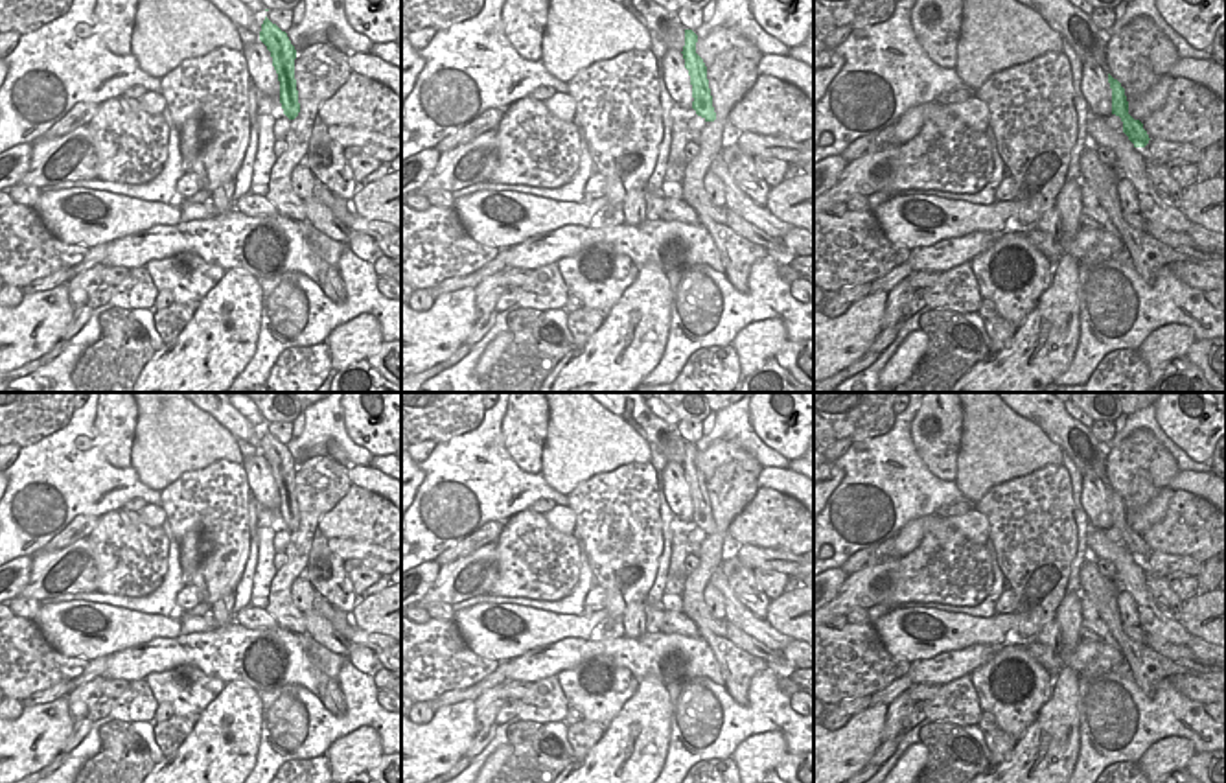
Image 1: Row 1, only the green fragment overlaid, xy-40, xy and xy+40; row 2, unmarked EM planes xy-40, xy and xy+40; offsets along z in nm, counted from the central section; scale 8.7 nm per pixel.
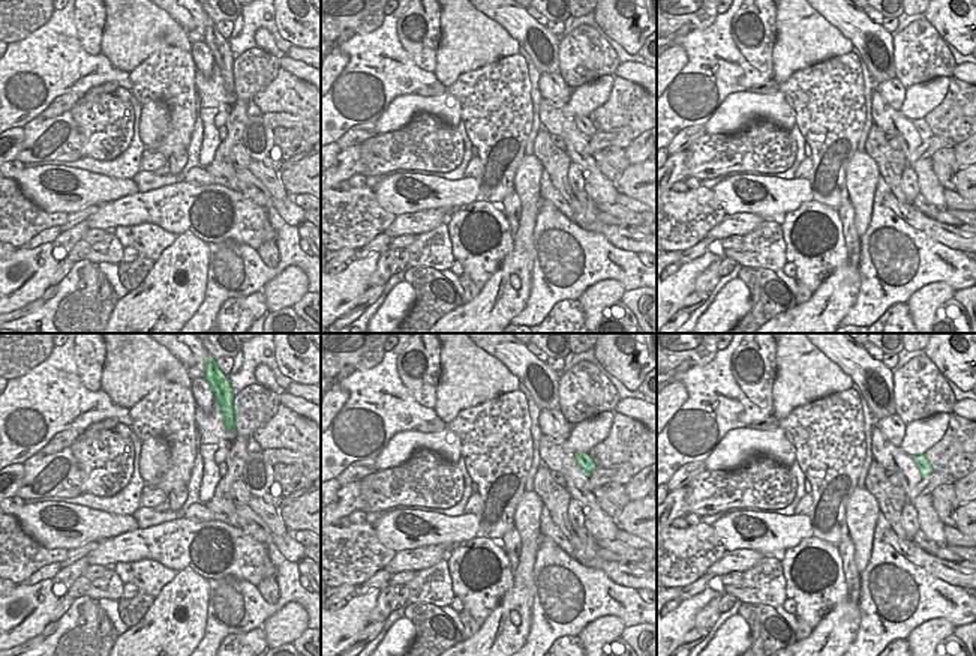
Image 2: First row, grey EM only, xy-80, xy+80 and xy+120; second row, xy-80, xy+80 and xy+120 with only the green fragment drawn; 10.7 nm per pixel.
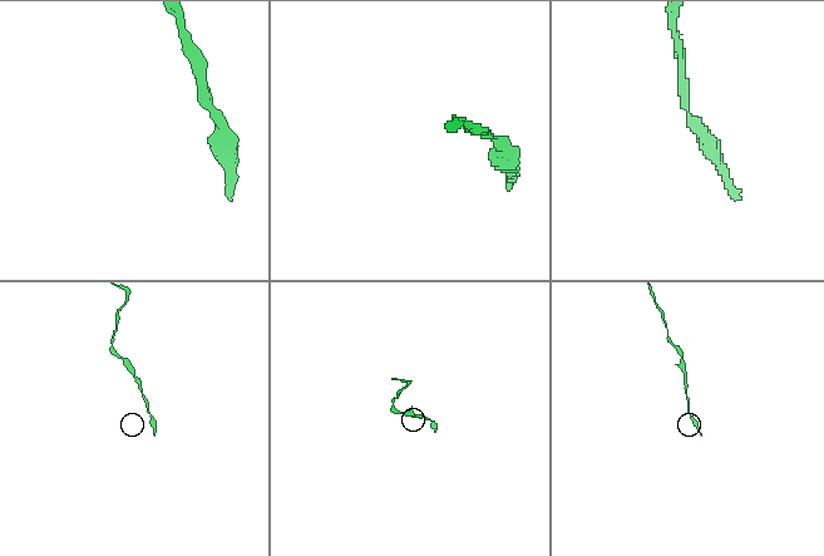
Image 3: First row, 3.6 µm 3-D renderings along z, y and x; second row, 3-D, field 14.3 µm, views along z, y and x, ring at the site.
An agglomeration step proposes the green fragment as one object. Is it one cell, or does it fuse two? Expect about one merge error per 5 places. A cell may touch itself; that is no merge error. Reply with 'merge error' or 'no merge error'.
no merge error

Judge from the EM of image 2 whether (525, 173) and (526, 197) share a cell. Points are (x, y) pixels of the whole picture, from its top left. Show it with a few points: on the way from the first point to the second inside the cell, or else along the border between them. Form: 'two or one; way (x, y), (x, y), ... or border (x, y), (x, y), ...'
one; way (526, 179), (526, 191)

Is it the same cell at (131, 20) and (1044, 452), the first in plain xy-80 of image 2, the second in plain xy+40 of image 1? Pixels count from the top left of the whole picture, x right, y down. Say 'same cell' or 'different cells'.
same cell

